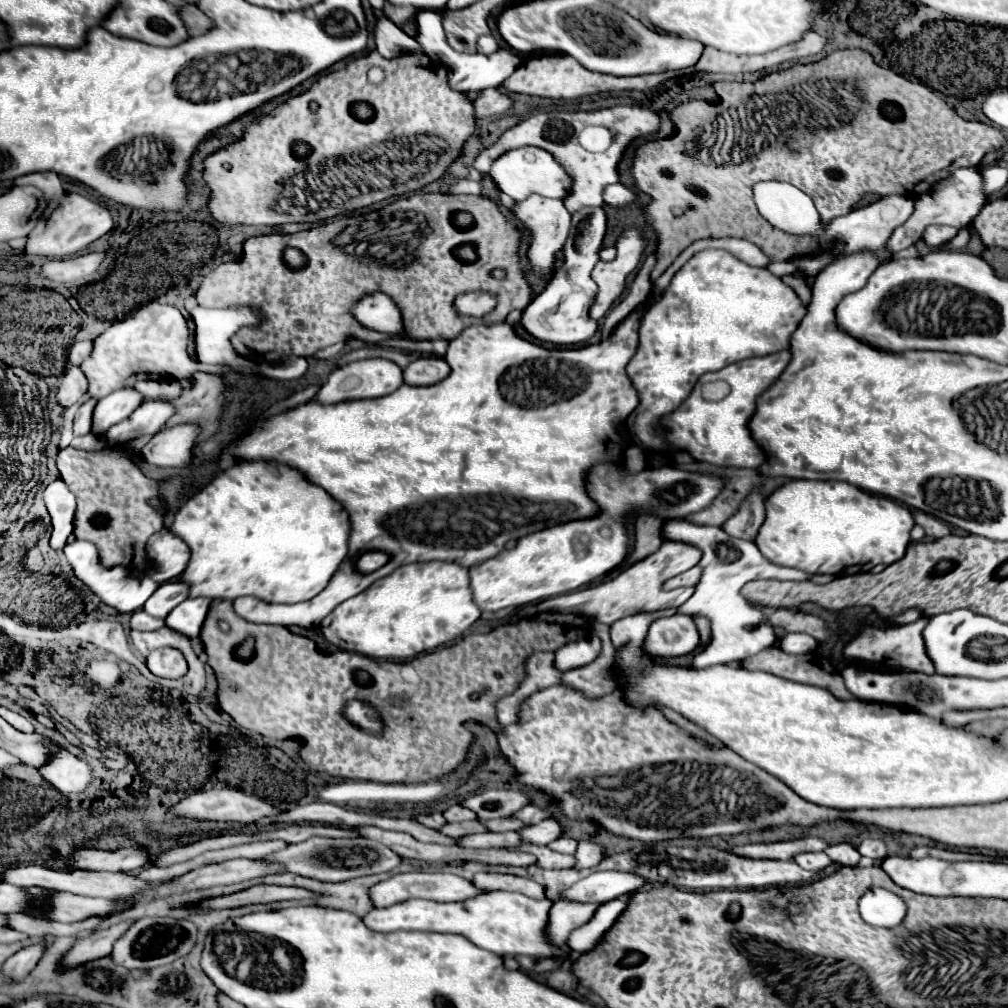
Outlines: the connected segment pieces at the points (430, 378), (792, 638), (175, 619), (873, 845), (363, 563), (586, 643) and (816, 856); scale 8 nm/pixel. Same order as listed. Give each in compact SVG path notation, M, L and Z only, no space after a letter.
M420 357L404 369L408 385L434 385L450 375L450 365L442 357Z
M788 633L780 641L780 649L790 654L803 654L816 649L816 641L810 639L810 641L800 641L800 637L806 639L806 635L798 635L798 633Z
M198 597L198 599L186 599L178 607L172 609L172 613L166 617L166 625L190 639L198 637L202 623L206 619L210 607L208 597Z
M864 839L858 847L858 853L874 861L882 861L886 857L886 845L880 839Z
M368 551L368 553L362 553L362 557L356 559L356 565L362 573L372 573L386 563L388 563L388 555L382 553L382 551Z
M590 635L588 639L580 639L574 643L568 643L554 653L554 665L558 671L570 671L584 667L592 663L600 655L600 639L596 635Z
M802 853L798 855L798 865L810 871L822 871L832 865L830 857L826 853Z

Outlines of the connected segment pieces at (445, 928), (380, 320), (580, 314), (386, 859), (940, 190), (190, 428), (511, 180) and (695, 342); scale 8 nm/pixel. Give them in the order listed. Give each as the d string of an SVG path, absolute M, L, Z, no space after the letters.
M488 891L488 893L480 893L478 897L470 897L470 899L466 899L466 901L458 901L458 903L434 903L434 901L426 901L426 899L410 899L410 901L402 901L402 903L396 903L396 905L390 905L390 907L384 907L384 909L372 909L362 921L364 921L364 925L366 927L370 927L370 929L374 929L374 931L380 931L380 933L388 933L388 931L434 931L434 933L454 933L454 935L462 935L462 937L466 937L470 943L474 943L474 945L478 945L480 949L486 949L486 951L492 951L492 953L498 953L498 955L506 955L506 953L510 953L510 955L530 955L530 957L554 957L556 953L560 953L560 951L556 951L556 949L552 949L544 939L542 939L542 929L546 927L546 921L548 921L548 911L550 911L550 907L552 907L552 901L550 899L542 899L542 901L536 901L536 899L530 899L530 897L526 897L526 895L522 895L522 893L508 893L508 891Z
M374 291L370 295L362 295L350 309L350 313L356 317L356 321L362 327L368 327L372 331L380 331L392 337L401 335L405 337L402 323L402 315L398 305L390 297L386 297L382 291Z
M586 207L572 215L572 229L570 229L568 241L564 245L564 259L566 259L564 269L552 277L552 281L546 285L546 289L522 313L522 327L534 339L544 341L544 343L554 343L554 345L576 345L576 343L588 341L596 333L596 321L590 319L590 315L588 315L588 309L596 295L596 283L592 281L590 271L598 263L598 251L602 247L604 233L606 233L606 215L600 207Z
M312 837L308 841L288 845L286 849L266 857L266 861L282 863L290 873L318 879L318 881L348 881L354 877L386 873L396 869L402 863L402 857L394 853L390 847L372 841L372 839L328 839L328 837Z
M962 167L956 169L954 173L950 173L946 179L942 179L938 185L934 185L928 193L920 195L920 199L914 205L914 215L910 217L910 221L906 221L902 227L898 227L890 241L886 243L886 251L890 251L892 255L914 245L920 237L924 227L928 225L952 225L956 229L968 227L976 215L982 211L982 207L988 203L988 197L984 193L984 177L980 173L980 167Z
M178 425L156 433L156 437L152 437L152 441L142 449L142 457L160 467L186 467L192 459L194 437L198 433L198 425Z
M520 147L502 153L490 167L488 175L492 177L496 189L500 193L506 193L508 197L522 201L530 193L552 197L552 199L564 199L572 191L572 177L566 175L566 171L554 161L554 157L538 147Z
M704 249L702 253L696 253L672 277L672 283L662 299L642 317L640 347L628 365L628 375L640 395L640 405L636 407L634 415L630 414L627 419L628 428L636 441L642 443L643 449L662 449L664 439L656 431L658 417L678 409L680 403L690 395L700 375L718 371L740 359L762 357L788 349L790 335L796 331L806 311L808 307L802 303L802 299L766 267L746 265L724 249Z

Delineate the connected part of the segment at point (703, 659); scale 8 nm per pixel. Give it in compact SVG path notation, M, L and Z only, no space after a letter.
M672 519L664 523L662 539L692 543L702 549L700 567L704 569L704 573L700 579L700 589L696 589L694 595L684 605L678 607L678 613L684 613L690 617L702 615L712 625L712 645L704 647L700 653L694 655L692 667L704 669L718 663L744 661L744 657L752 657L754 653L760 653L762 649L776 643L776 633L774 633L774 627L768 623L768 617L760 609L752 607L740 595L740 589L750 579L794 579L796 581L796 575L798 575L796 569L778 567L766 561L760 555L756 543L732 539L720 527L700 527L684 519Z

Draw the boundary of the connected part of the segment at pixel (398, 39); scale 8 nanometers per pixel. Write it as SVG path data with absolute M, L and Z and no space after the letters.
M380 17L376 23L376 49L382 57L398 57L402 53L422 53L422 47L396 27L388 17Z

